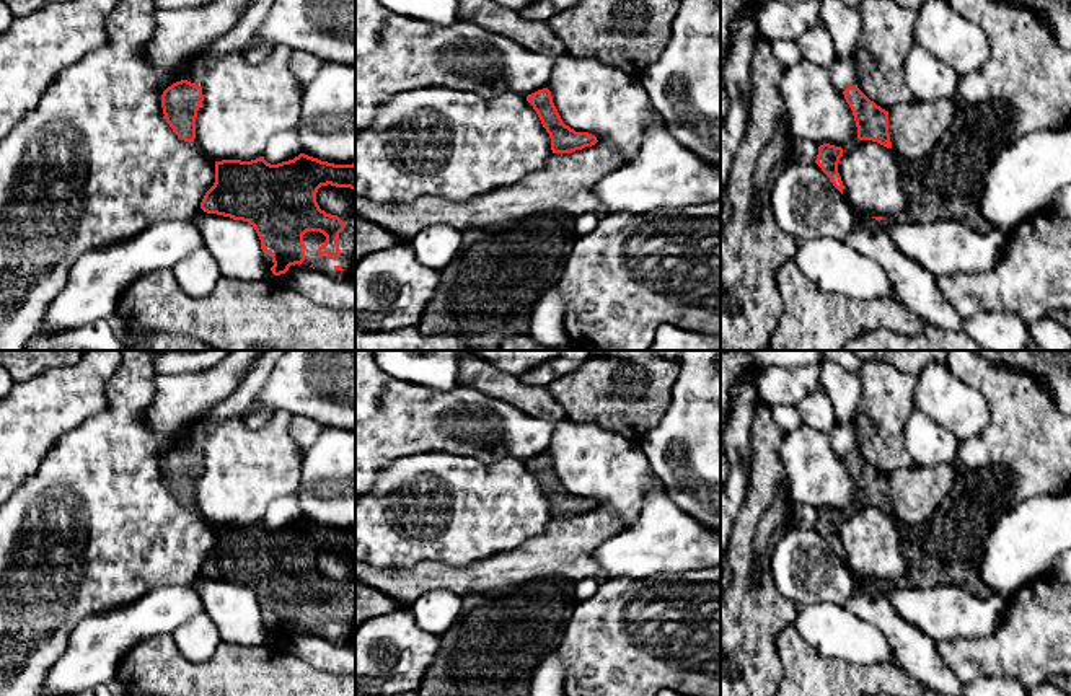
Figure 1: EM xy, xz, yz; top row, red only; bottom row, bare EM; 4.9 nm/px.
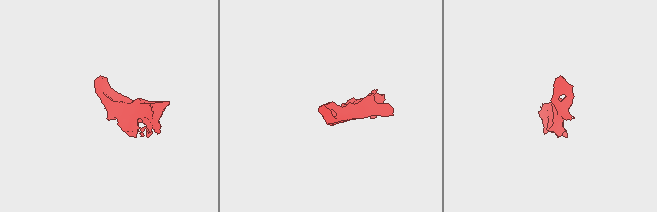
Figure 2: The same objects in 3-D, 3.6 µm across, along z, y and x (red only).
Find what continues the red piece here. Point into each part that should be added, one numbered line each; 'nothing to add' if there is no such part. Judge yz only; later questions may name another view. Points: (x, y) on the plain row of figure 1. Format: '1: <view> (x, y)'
1: yz (951, 553)

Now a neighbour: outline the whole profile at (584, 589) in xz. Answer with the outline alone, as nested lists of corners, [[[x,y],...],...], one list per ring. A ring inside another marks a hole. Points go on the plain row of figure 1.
[[[587,577],[574,582],[574,593],[577,601],[588,600],[590,597],[593,597],[598,587],[600,587],[600,582],[593,577]]]

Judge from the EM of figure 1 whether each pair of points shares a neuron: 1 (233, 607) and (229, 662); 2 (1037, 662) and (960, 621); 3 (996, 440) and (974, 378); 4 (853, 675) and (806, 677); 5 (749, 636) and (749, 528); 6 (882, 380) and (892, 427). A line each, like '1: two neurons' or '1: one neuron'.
1: two neurons
2: two neurons
3: one neuron
4: one neuron
5: one neuron
6: one neuron

